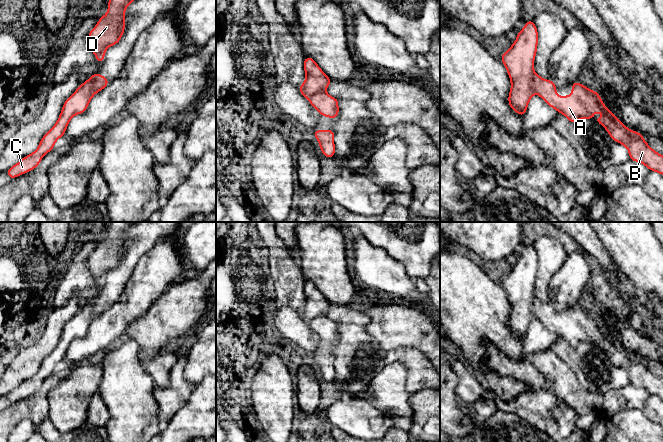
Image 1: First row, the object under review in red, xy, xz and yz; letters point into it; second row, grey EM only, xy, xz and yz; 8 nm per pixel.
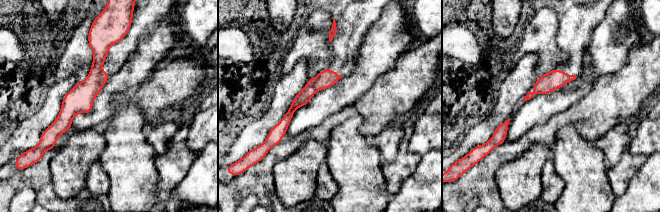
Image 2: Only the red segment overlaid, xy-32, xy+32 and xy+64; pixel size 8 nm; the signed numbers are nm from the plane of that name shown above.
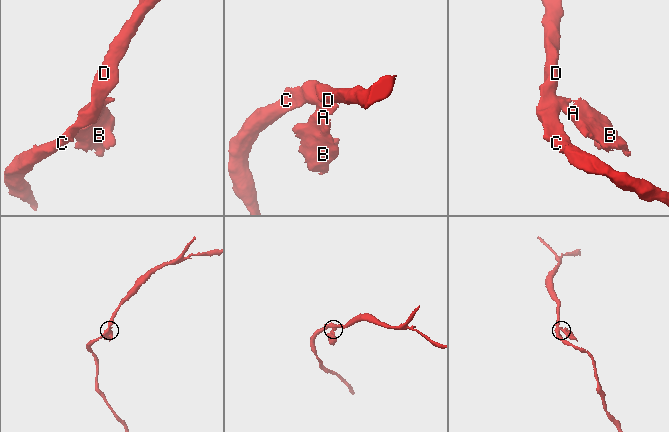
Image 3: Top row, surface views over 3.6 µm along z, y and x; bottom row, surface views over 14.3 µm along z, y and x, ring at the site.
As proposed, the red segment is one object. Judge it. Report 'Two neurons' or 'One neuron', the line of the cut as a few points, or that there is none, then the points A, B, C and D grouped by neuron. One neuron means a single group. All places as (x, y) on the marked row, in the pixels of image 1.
Two neurons. Split along yz (535, 74), (532, 80), (534, 92). Groups: A B / C D

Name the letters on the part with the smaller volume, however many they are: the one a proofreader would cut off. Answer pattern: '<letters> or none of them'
A, B

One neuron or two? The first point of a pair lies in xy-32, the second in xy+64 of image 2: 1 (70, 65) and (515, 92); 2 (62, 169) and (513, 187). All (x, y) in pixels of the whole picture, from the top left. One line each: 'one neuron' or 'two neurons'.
1: two neurons
2: one neuron

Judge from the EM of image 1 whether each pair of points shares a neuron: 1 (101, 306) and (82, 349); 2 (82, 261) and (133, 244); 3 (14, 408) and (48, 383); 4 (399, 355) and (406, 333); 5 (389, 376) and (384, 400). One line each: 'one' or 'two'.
1: two
2: two
3: one
4: two
5: one

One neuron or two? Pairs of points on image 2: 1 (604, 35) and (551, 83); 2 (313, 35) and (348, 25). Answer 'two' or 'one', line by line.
1: two
2: two

